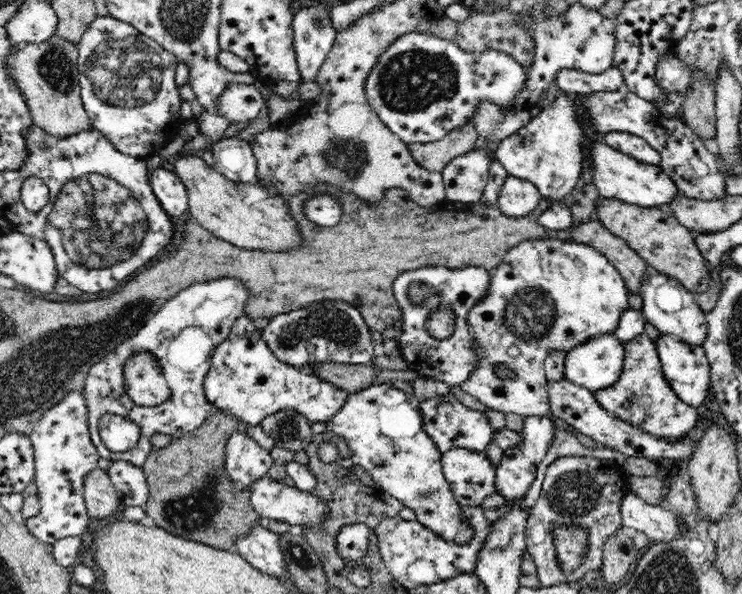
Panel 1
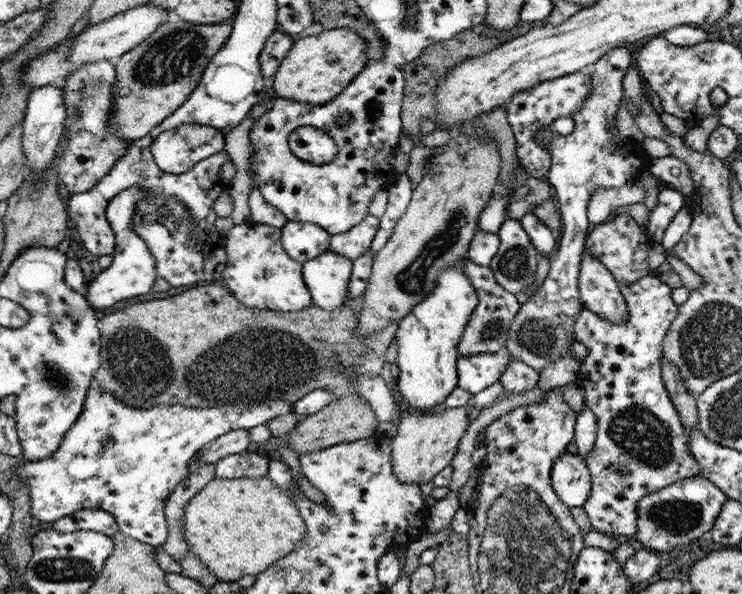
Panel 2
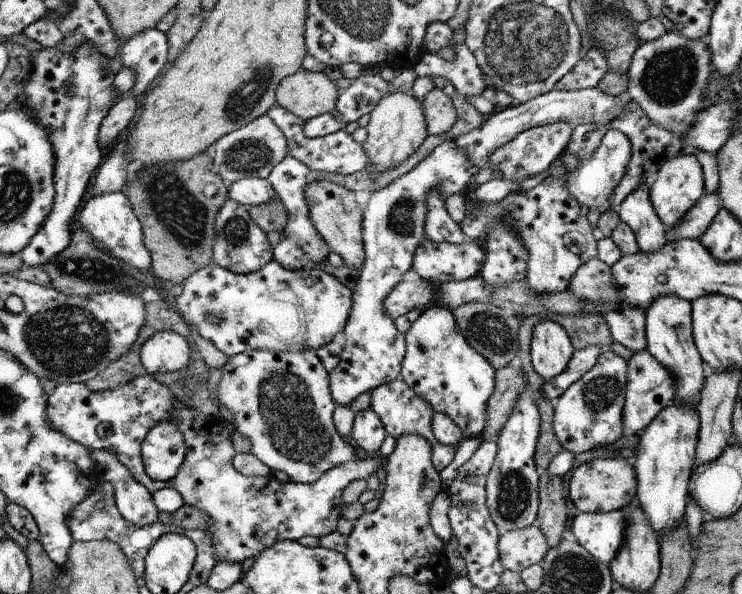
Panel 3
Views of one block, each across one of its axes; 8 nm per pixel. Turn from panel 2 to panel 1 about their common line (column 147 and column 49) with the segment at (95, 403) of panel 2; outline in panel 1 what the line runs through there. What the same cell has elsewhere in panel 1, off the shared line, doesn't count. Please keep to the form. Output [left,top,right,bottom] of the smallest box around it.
[25,390,98,544]

